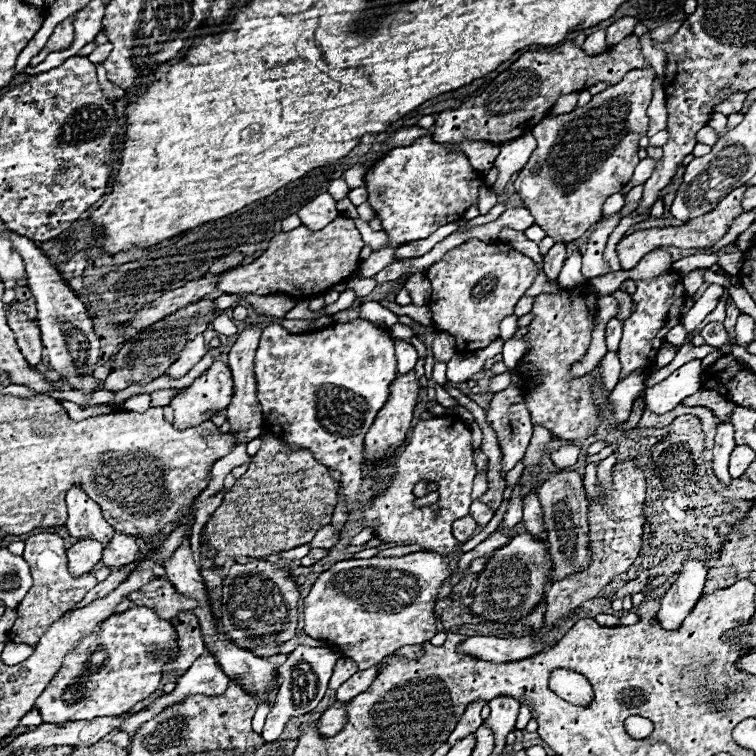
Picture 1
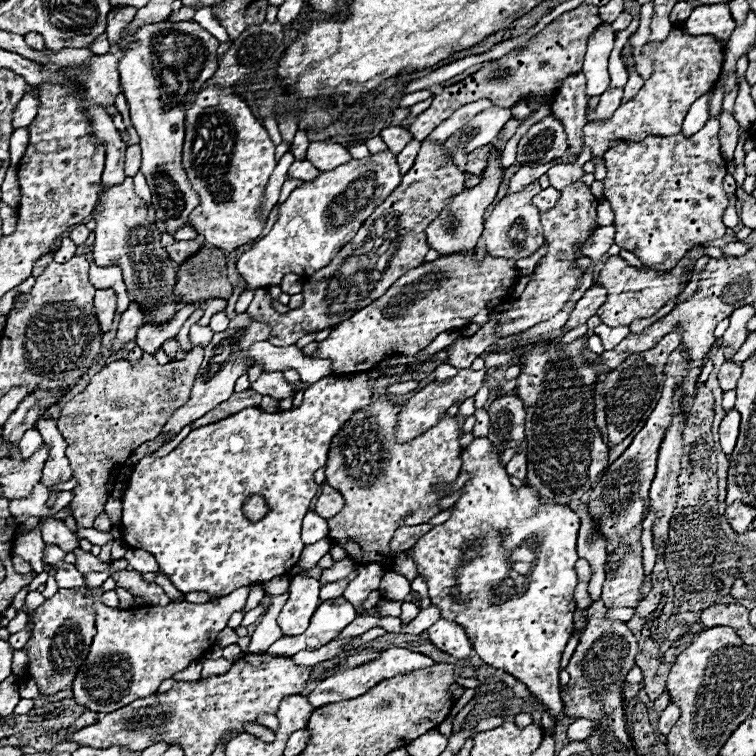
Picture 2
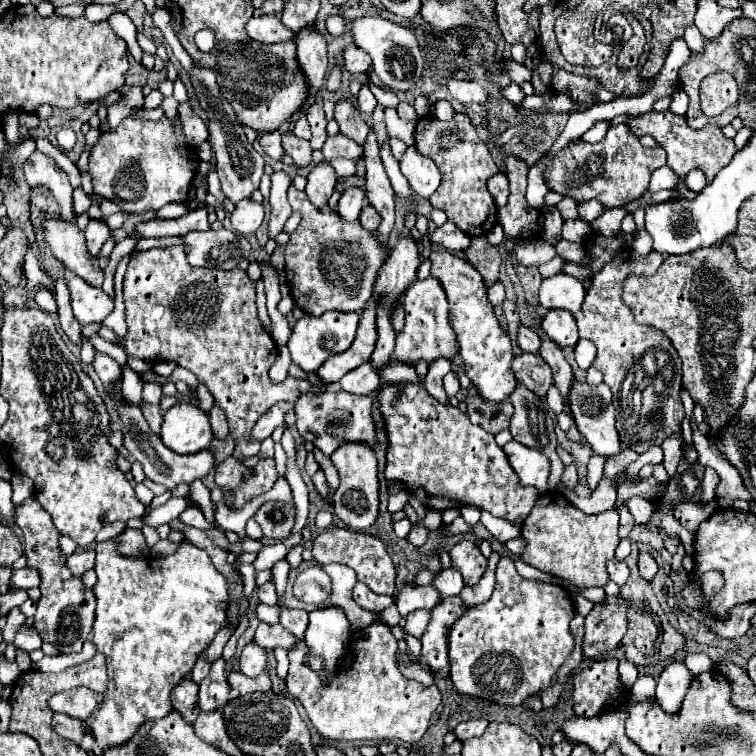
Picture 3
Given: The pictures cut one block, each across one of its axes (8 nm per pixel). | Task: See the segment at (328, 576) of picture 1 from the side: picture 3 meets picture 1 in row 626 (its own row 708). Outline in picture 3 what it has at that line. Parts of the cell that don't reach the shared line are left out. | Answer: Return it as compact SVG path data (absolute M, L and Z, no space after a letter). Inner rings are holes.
M372 624L368 626L368 634L360 640L352 642L350 654L346 656L342 668L332 676L328 682L320 682L320 678L306 666L306 654L308 648L304 644L294 646L288 656L290 656L290 670L286 676L286 690L290 696L298 698L314 724L314 728L324 736L332 740L370 740L370 742L406 742L414 744L418 742L424 732L428 730L430 718L438 704L442 702L438 686L424 686L420 682L406 680L396 666L394 654L398 650L396 638L390 634L386 624Z

